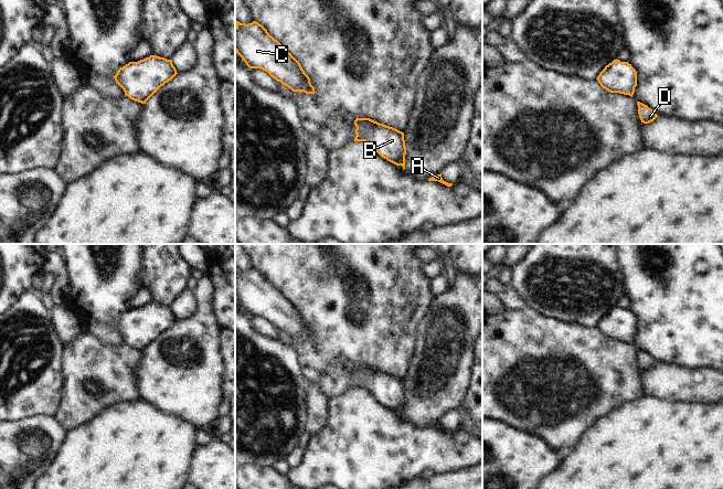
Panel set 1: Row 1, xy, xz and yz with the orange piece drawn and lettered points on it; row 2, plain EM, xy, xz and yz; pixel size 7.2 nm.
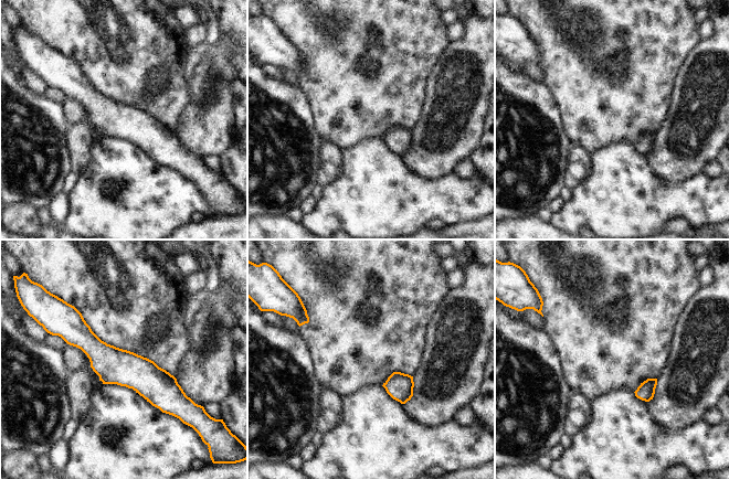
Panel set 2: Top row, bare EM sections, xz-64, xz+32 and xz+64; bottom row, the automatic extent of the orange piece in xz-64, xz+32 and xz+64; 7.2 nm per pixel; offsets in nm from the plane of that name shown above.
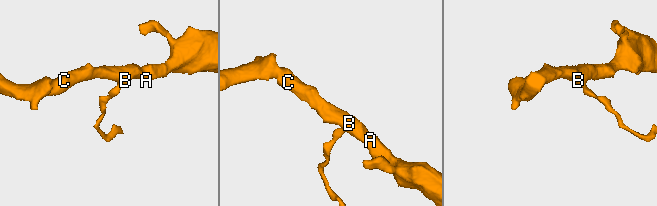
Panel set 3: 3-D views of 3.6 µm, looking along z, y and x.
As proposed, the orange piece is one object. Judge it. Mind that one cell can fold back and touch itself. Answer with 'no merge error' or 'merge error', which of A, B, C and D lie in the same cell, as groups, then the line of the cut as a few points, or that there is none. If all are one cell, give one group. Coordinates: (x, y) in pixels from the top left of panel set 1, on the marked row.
no merge error; A B C D; no cut

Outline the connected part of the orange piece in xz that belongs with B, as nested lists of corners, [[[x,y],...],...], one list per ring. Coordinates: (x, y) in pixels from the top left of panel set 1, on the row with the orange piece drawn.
[[[357,118],[354,125],[357,127],[354,141],[370,143],[382,158],[405,169],[404,132],[370,118]]]

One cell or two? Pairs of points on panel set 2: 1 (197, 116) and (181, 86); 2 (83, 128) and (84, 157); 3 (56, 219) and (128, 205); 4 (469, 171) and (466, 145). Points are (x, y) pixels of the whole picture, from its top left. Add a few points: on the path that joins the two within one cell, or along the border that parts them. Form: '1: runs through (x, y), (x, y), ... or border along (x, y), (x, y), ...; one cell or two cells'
1: border along (188, 82), (191, 99), (179, 126); two cells
2: runs through (83, 135), (83, 150); one cell
3: border along (69, 194), (70, 214), (59, 225); two cells
4: border along (471, 158), (462, 160), (454, 171); two cells

